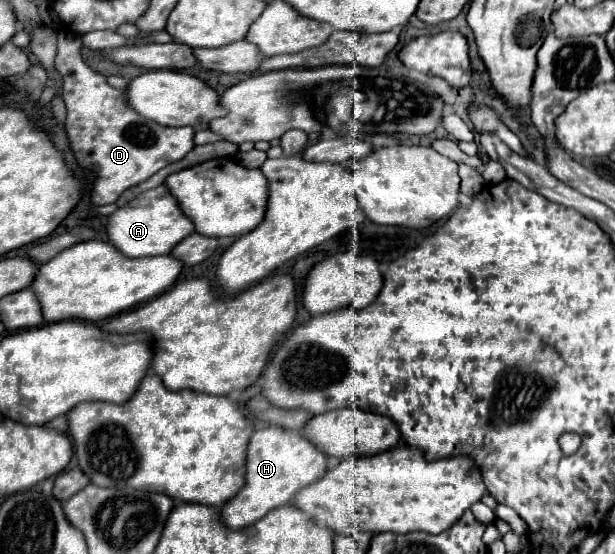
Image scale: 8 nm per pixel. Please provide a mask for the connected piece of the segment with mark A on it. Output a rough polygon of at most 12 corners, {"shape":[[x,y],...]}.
{"shape":[[166,185],[108,219],[130,259],[170,253],[194,223]]}

